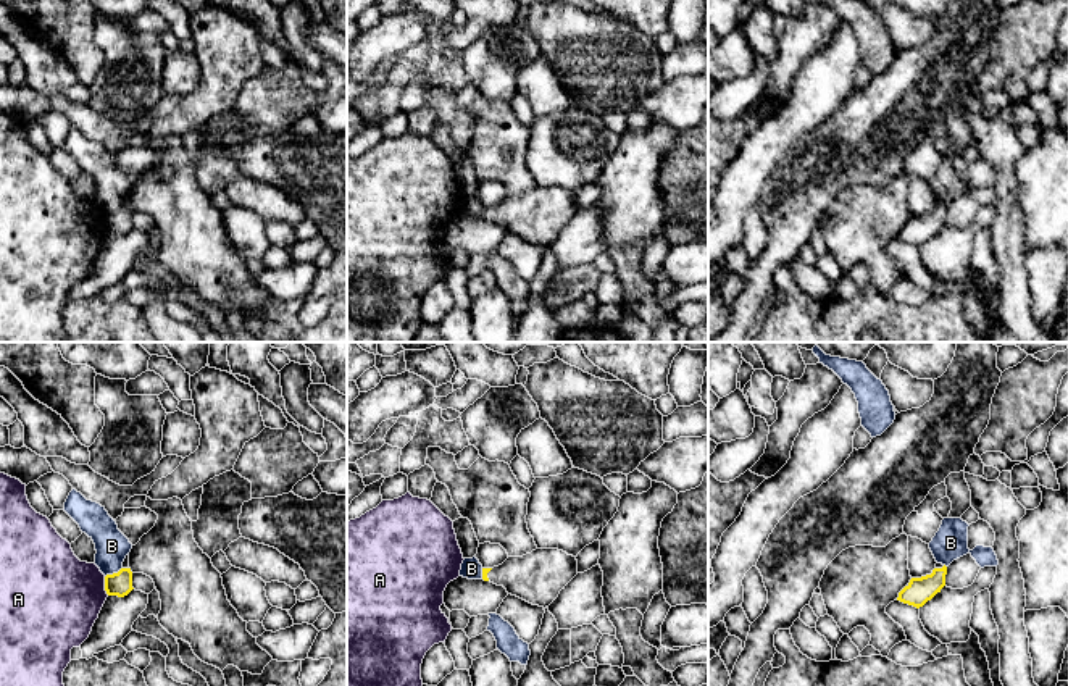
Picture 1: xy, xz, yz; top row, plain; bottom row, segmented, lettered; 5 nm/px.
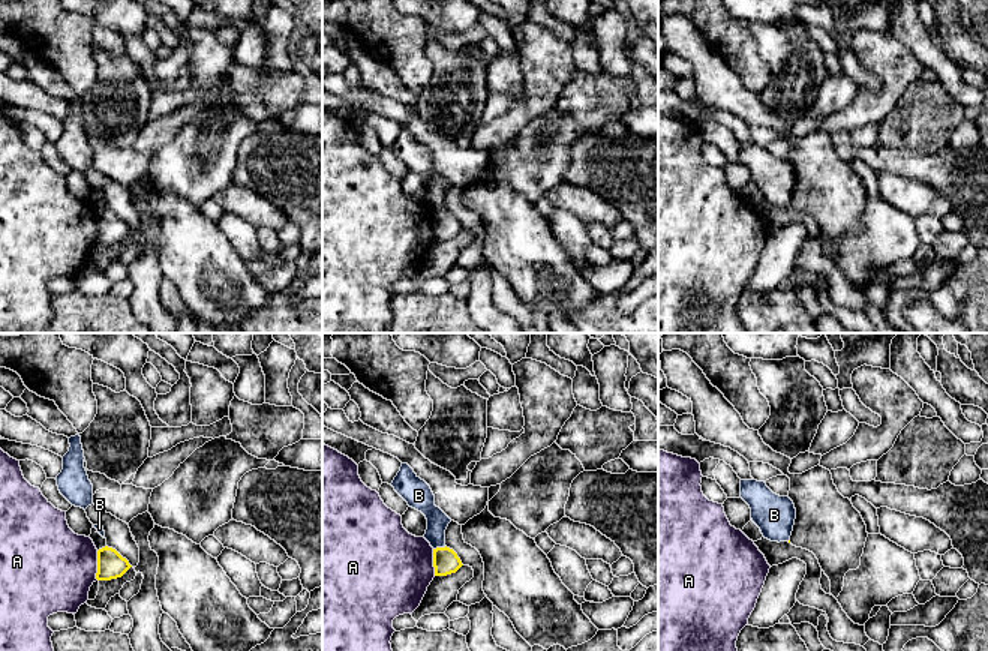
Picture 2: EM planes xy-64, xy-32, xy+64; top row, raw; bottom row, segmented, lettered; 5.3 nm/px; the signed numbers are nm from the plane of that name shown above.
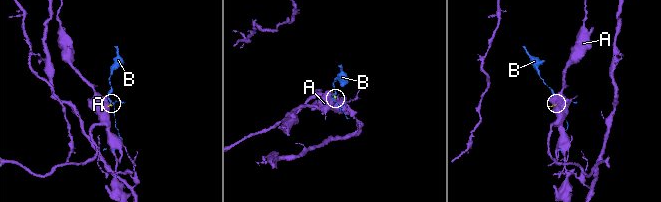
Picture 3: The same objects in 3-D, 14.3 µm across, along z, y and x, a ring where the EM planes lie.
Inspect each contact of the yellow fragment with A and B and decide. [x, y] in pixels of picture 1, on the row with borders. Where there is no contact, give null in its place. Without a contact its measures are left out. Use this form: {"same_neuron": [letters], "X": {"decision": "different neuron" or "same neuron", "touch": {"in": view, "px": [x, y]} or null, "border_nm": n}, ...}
{"same_neuron": [], "A": {"decision": "different neuron", "touch": {"in": "xy", "px": [105, 586]}, "border_nm": 100}, "B": {"decision": "different neuron", "touch": {"in": "xy", "px": [113, 573]}, "border_nm": 100}}

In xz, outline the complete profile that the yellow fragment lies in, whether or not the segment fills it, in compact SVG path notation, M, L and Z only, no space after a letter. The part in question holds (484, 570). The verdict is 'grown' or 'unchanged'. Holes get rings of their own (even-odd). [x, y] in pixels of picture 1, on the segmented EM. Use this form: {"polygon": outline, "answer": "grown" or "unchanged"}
{"polygon": "M536 549L523 557L508 557L499 567L482 568L484 581L503 586L508 594L544 609L576 575L576 557L558 549Z", "answer": "grown"}

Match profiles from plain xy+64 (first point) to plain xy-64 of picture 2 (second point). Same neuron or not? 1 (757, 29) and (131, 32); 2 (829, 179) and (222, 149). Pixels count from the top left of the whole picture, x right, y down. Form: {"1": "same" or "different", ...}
{"1": "different", "2": "different"}

